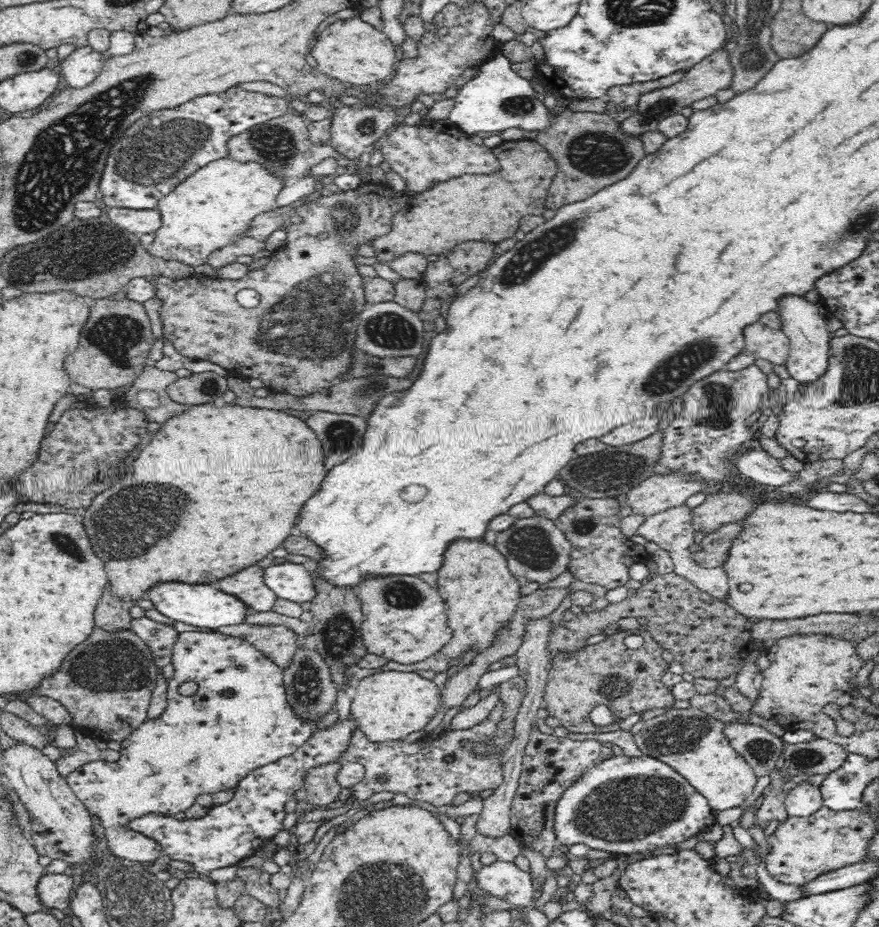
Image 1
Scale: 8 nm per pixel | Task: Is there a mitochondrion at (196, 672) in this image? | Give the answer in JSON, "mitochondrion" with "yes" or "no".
{"mitochondrion":"no"}

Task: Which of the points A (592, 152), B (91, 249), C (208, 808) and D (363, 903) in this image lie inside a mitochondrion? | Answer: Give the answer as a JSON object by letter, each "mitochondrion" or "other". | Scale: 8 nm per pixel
{"A":"mitochondrion","B":"mitochondrion","C":"other","D":"mitochondrion"}

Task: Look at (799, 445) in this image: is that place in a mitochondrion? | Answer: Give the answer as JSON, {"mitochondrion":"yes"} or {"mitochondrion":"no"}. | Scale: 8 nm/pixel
{"mitochondrion":"no"}

